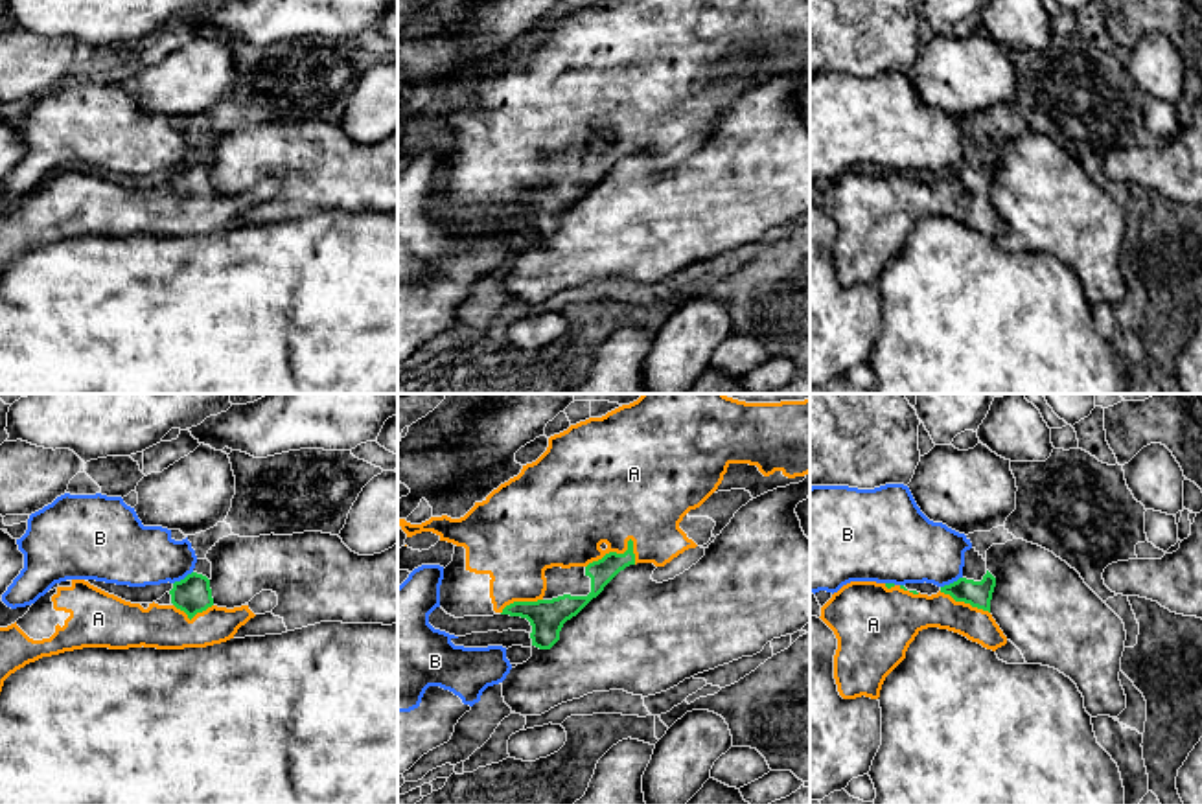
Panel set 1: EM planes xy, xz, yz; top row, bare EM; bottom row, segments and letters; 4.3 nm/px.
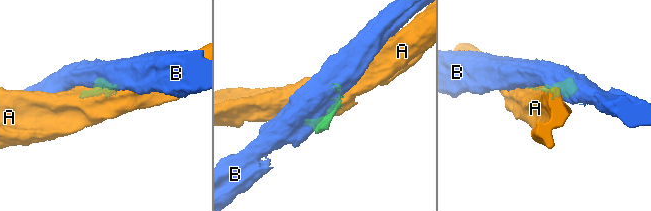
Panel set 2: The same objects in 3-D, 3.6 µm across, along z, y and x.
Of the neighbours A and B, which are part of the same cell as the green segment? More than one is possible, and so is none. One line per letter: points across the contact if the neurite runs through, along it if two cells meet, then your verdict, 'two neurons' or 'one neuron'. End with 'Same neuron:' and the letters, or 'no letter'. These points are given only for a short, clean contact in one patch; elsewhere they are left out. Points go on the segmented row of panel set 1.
A: one neuron
B: two neurons
Same neuron: A

